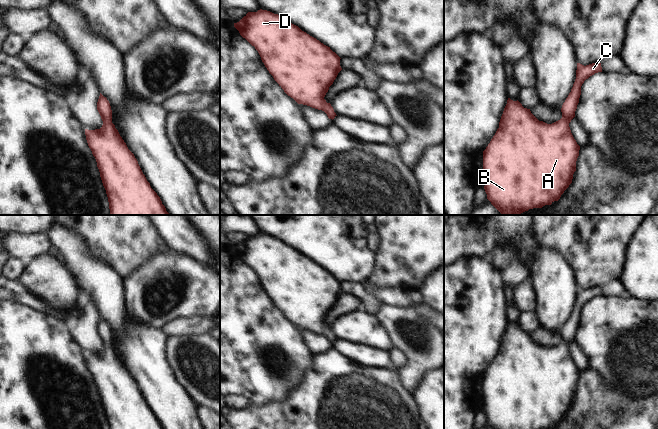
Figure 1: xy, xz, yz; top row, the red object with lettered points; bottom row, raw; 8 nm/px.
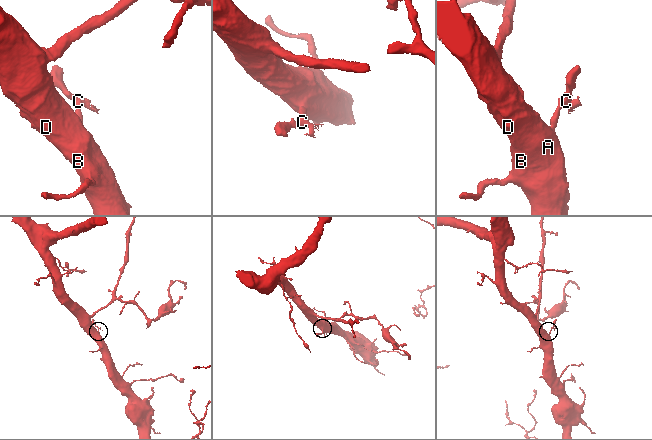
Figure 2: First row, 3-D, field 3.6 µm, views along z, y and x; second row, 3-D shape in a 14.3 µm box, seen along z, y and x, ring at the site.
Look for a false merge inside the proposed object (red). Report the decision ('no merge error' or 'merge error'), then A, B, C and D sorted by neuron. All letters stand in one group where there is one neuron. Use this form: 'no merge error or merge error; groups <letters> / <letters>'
no merge error; groups A B C D

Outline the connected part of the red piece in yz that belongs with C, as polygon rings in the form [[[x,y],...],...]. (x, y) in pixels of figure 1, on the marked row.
[[[577,63],[575,82],[561,108],[562,118],[552,124],[539,121],[531,113],[530,109],[524,108],[518,100],[513,101],[508,98],[499,122],[499,128],[483,151],[484,189],[487,199],[502,215],[521,214],[529,209],[551,205],[554,201],[560,199],[561,195],[572,183],[580,146],[571,133],[569,123],[575,117],[582,84],[590,76],[598,72],[602,72],[601,63],[592,63],[586,66]]]

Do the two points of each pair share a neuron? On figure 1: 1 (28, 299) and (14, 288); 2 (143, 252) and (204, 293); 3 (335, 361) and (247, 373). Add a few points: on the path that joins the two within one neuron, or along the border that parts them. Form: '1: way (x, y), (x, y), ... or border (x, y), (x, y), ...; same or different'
1: way (25, 297), (17, 291); same
2: border (168, 249), (163, 252), (157, 252), (132, 272); different
3: border (313, 354), (311, 365), (297, 384); different

